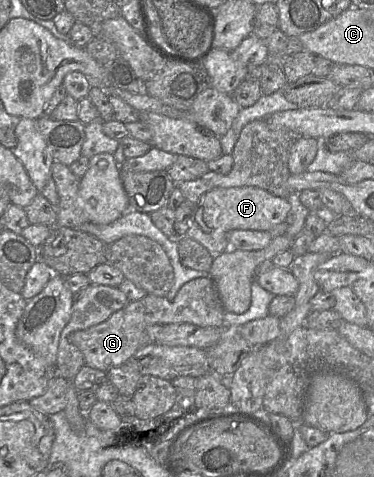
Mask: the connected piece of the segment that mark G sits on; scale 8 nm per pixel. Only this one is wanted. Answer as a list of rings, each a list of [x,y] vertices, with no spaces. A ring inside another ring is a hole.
[[[208,275],[186,282],[176,296],[169,300],[147,294],[140,300],[129,301],[103,323],[70,335],[70,342],[83,354],[85,365],[108,372],[128,363],[138,349],[148,344],[146,328],[154,324],[190,323],[200,327],[226,326],[224,308],[213,279]]]

